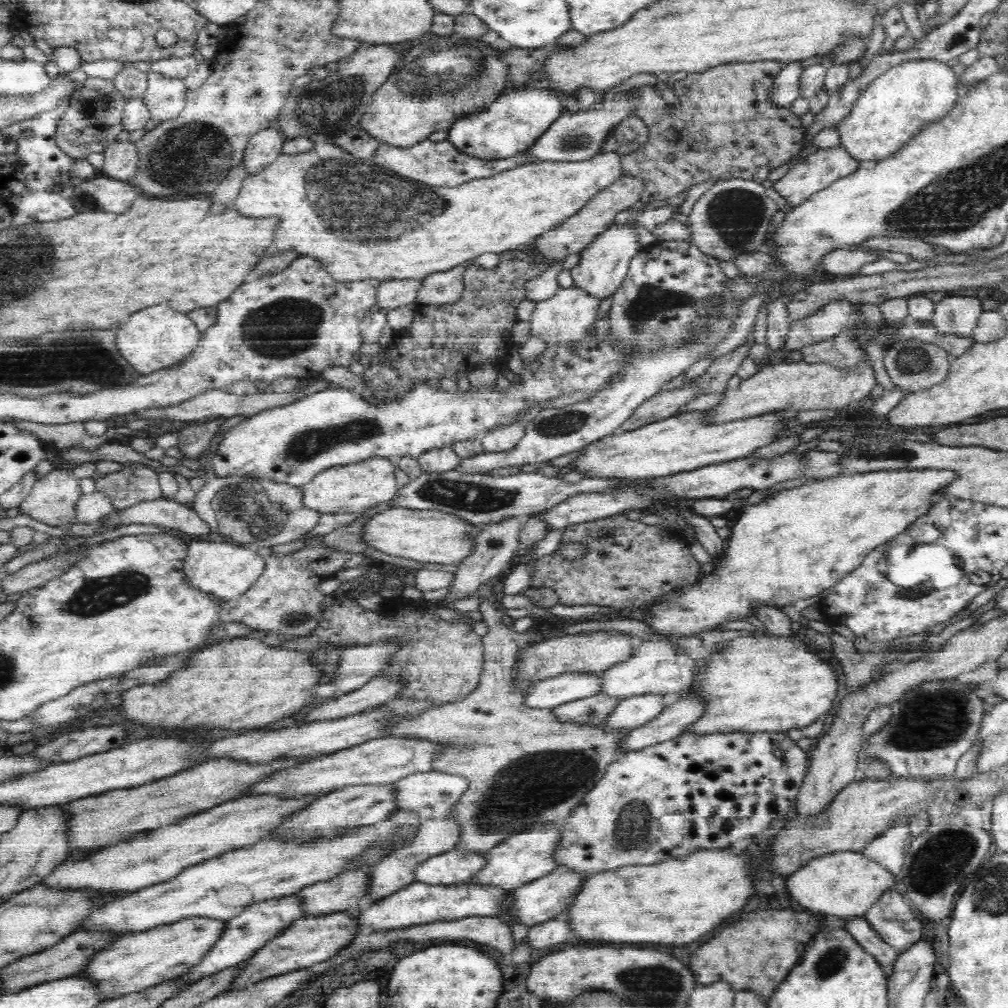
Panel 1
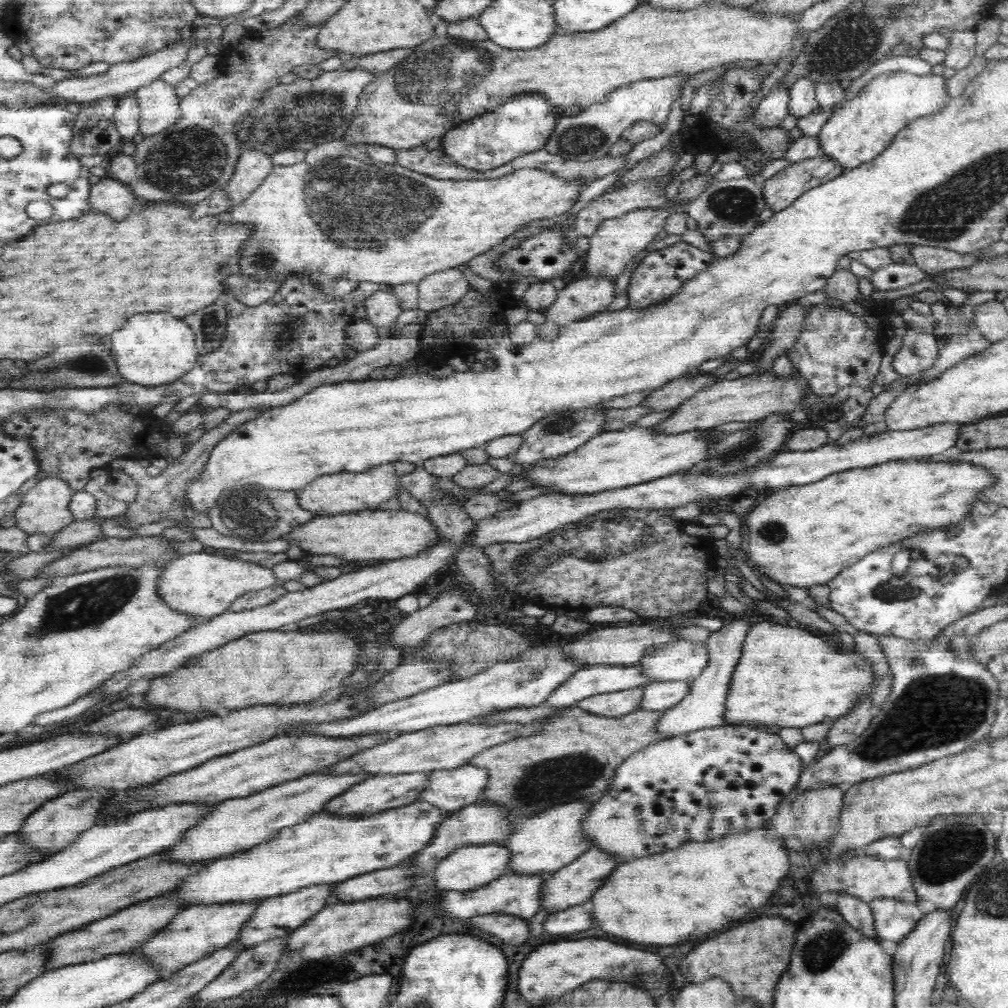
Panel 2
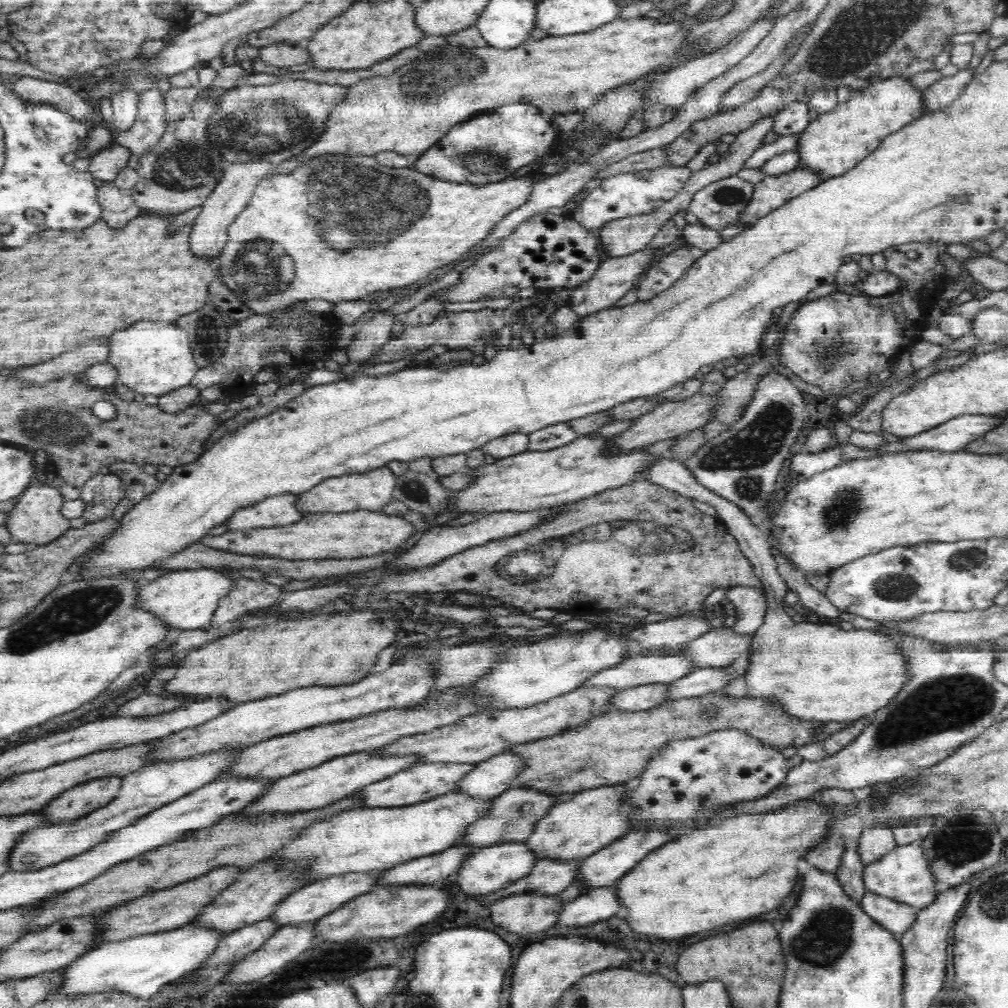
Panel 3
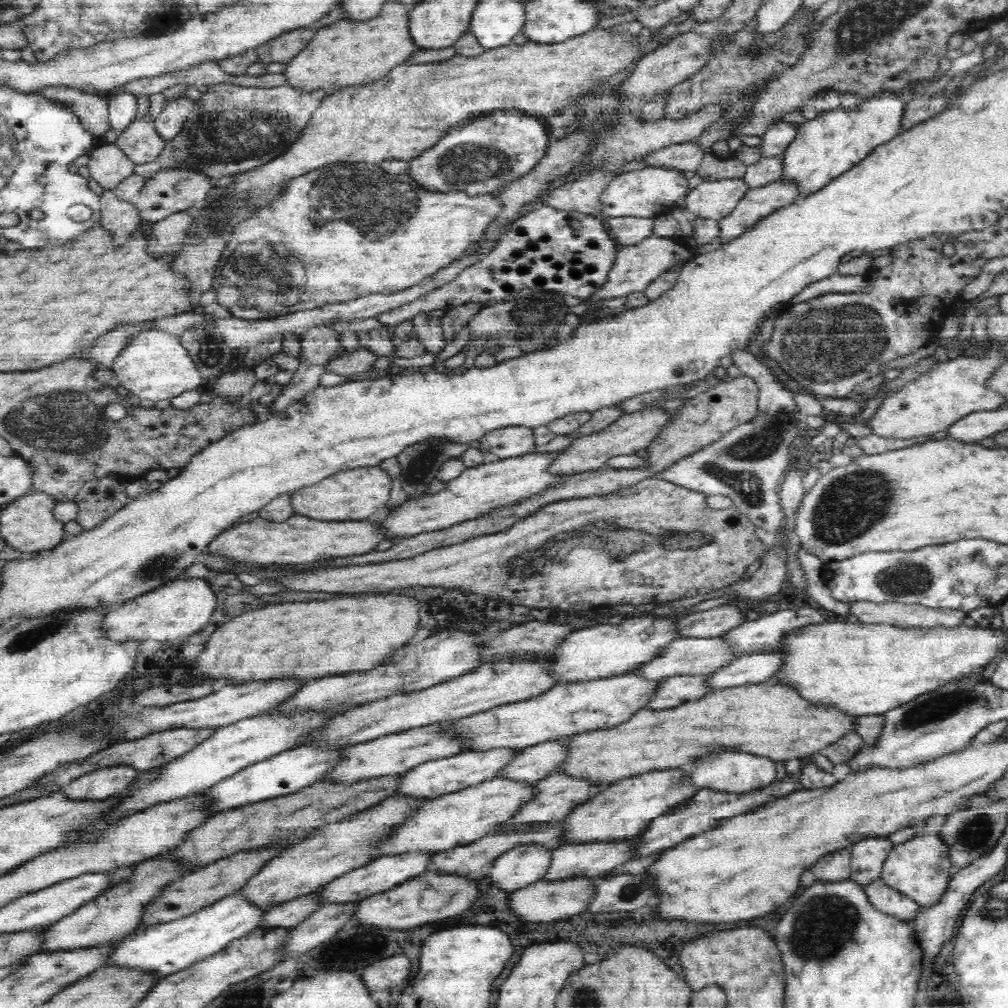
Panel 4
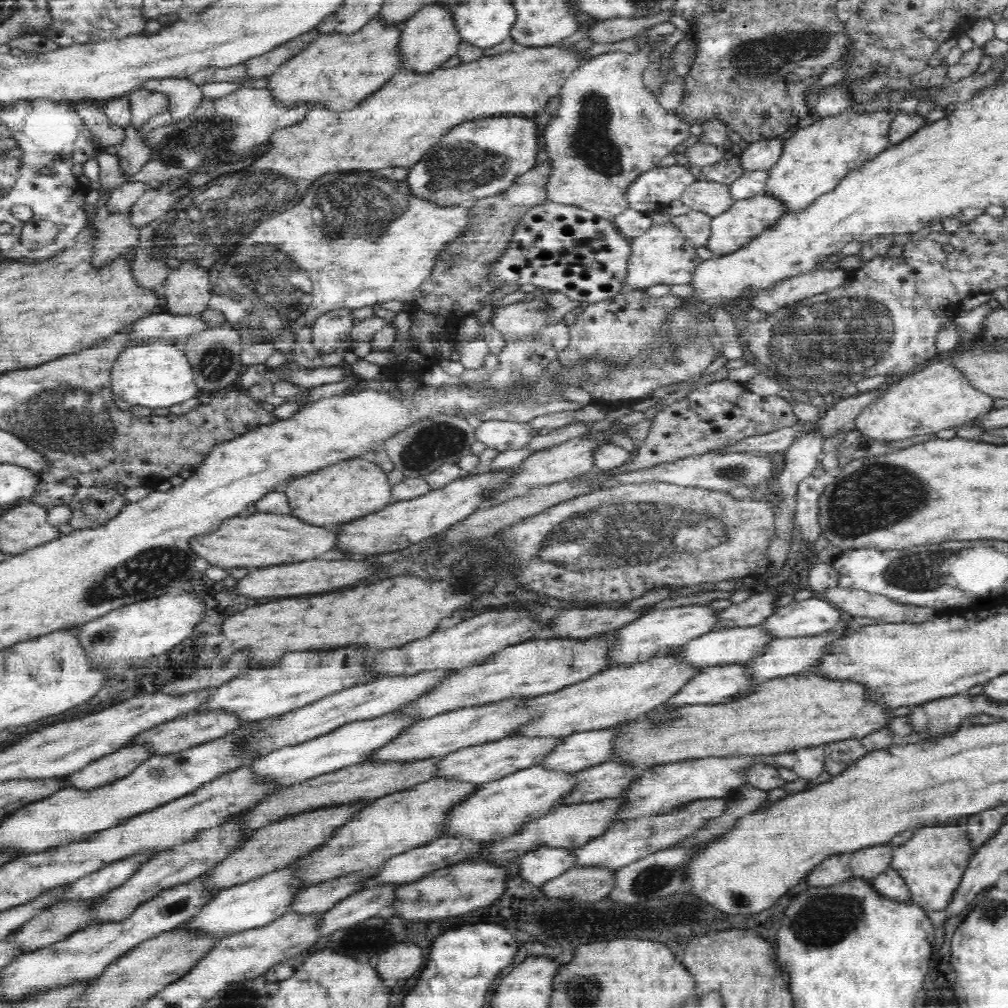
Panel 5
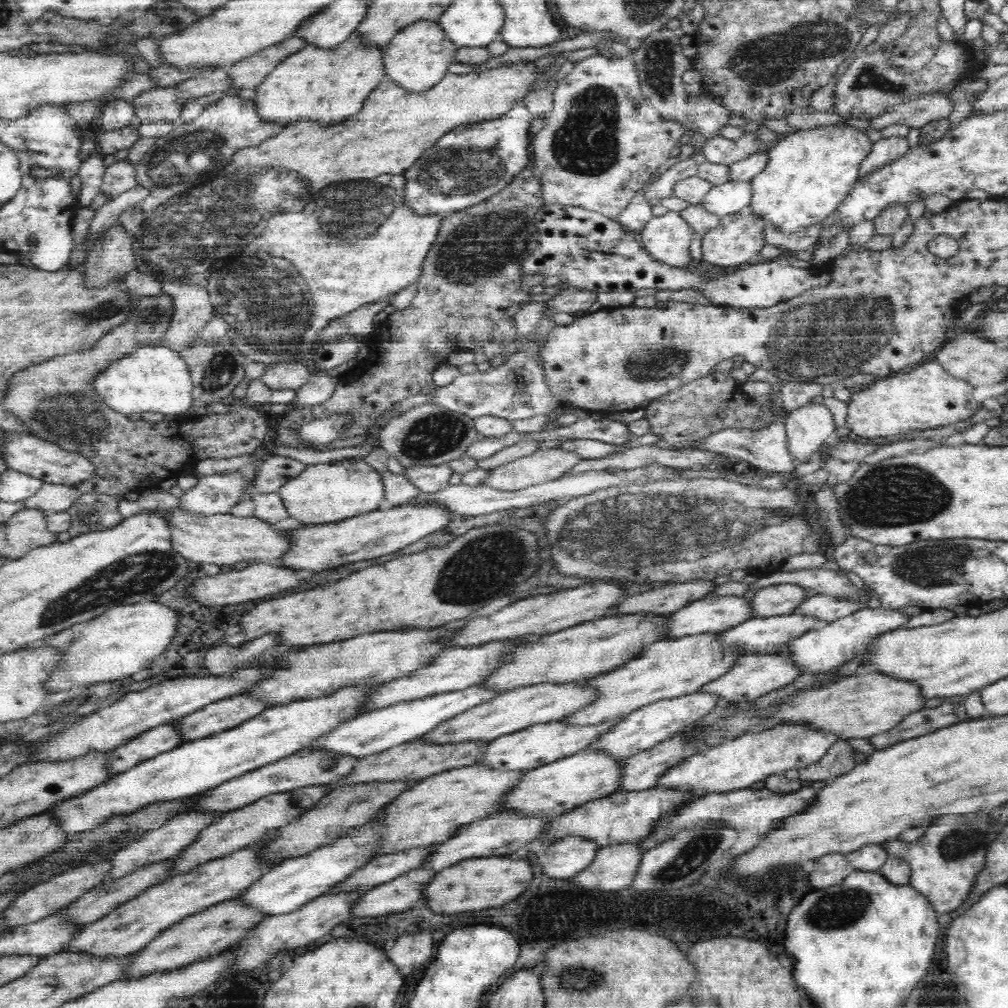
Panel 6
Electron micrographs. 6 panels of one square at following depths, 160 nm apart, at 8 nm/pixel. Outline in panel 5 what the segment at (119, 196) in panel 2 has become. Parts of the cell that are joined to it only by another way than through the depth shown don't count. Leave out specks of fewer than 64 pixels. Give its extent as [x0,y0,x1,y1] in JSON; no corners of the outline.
[93,206,139,268]

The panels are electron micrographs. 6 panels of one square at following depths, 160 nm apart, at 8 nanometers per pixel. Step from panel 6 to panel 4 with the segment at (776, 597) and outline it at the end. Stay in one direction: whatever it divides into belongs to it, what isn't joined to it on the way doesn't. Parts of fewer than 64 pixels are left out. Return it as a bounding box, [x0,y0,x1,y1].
[682,603,744,638]

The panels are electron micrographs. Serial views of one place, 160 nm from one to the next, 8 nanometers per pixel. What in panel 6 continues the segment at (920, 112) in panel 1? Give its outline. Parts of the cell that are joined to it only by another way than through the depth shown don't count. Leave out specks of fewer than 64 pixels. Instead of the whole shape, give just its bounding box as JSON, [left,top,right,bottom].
[748,122,910,234]

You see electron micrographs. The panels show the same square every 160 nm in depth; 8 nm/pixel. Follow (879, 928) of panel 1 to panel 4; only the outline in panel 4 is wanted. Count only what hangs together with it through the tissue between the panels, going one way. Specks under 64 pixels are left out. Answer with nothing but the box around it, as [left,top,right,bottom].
[863,879,924,921]

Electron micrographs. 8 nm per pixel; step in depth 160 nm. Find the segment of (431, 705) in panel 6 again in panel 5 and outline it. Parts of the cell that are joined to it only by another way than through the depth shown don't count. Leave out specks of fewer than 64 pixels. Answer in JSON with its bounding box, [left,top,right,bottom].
[247,711,420,788]

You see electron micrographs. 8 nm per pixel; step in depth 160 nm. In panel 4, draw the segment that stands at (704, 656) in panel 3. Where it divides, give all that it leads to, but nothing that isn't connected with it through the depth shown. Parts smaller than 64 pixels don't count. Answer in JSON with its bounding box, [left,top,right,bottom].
[720,603,827,657]

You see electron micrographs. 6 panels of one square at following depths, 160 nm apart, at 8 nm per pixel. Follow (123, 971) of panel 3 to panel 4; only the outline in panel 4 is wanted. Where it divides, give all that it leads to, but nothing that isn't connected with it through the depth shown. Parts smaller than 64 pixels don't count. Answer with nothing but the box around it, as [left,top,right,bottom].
[99,890,267,979]

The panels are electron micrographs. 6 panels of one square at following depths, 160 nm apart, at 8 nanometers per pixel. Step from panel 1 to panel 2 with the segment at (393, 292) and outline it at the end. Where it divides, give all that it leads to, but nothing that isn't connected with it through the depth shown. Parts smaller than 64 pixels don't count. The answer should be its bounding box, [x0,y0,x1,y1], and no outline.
[364,286,404,328]

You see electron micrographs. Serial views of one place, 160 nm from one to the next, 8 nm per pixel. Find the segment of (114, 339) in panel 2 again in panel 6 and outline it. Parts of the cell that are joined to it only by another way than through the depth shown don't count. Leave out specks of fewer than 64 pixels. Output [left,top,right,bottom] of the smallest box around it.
[90,340,195,415]

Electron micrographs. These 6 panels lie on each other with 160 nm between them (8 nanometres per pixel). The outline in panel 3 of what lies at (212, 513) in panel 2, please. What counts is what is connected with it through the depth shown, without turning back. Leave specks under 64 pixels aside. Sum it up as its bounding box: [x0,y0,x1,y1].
[223,493,302,532]

